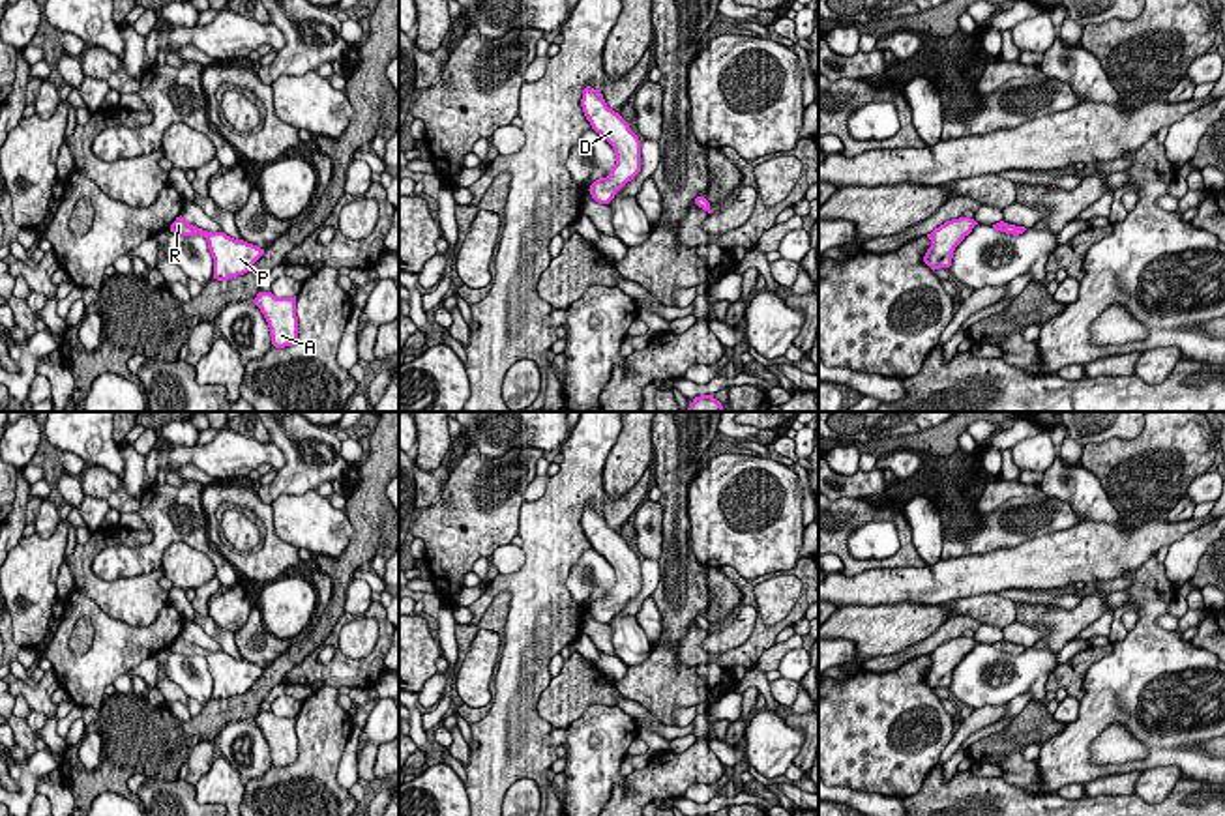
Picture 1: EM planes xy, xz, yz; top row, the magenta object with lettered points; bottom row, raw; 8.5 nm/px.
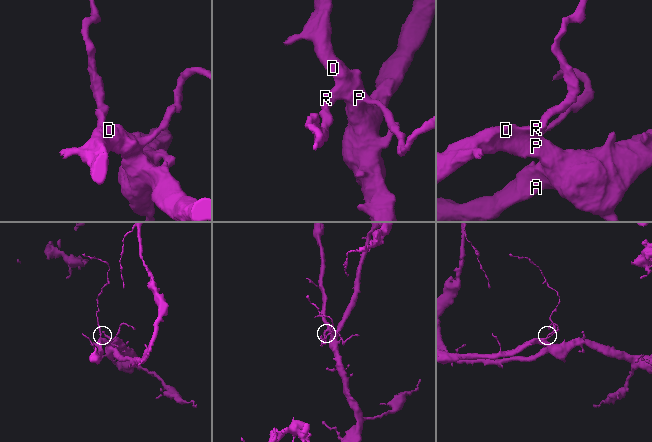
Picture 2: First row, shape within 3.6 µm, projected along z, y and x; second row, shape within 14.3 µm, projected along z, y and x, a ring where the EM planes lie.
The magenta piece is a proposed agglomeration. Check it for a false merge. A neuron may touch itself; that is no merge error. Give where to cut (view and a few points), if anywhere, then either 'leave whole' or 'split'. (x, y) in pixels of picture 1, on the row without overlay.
cut none; leave whole

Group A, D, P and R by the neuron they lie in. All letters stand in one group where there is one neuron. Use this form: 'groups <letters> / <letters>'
groups A D P R

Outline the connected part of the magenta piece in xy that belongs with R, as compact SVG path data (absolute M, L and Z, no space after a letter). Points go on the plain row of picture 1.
M182 634L170 644L170 651L180 655L204 655L210 674L214 678L214 698L229 700L232 696L247 692L253 683L264 674L264 668L234 659L225 651L206 651L189 644Z

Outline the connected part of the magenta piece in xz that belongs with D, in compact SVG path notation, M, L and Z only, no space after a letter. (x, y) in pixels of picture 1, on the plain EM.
M586 505L581 526L592 548L612 565L616 575L616 584L609 595L596 599L588 608L596 621L609 623L641 591L641 560L629 543L607 526L599 509Z

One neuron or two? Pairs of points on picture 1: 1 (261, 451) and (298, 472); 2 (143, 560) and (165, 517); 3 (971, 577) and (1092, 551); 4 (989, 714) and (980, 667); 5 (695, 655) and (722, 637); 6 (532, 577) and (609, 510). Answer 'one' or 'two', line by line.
1: two
2: one
3: one
4: two
5: two
6: one

